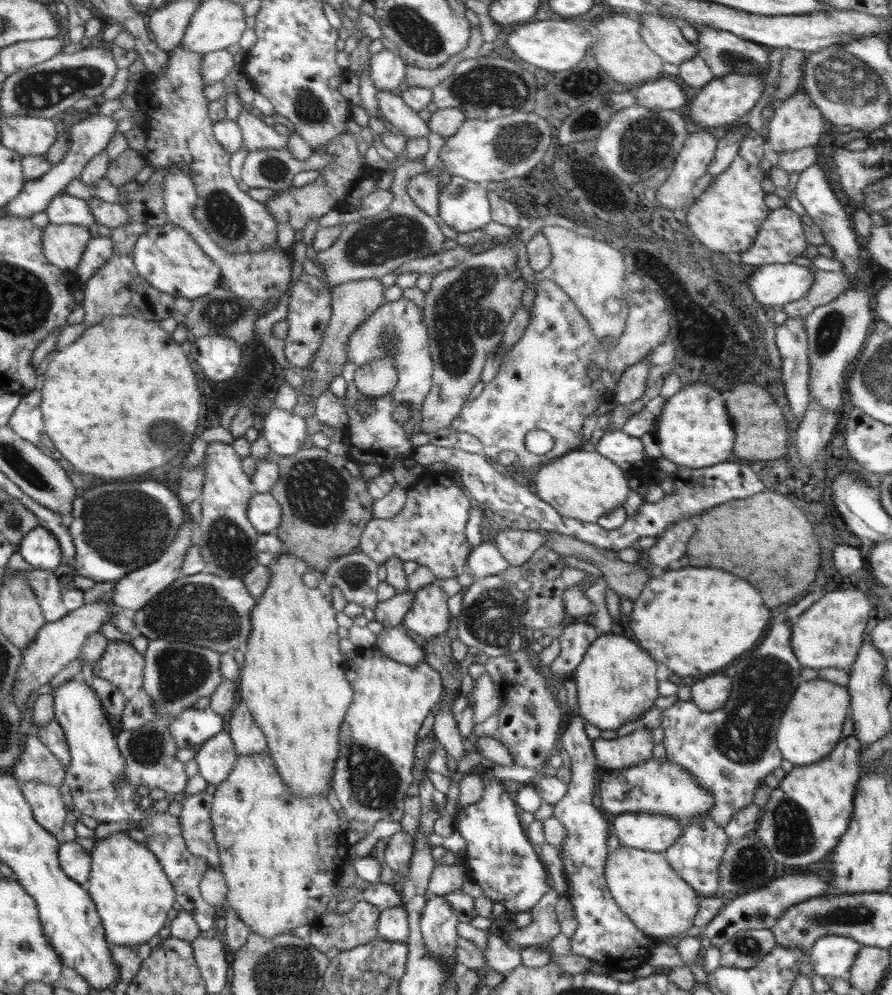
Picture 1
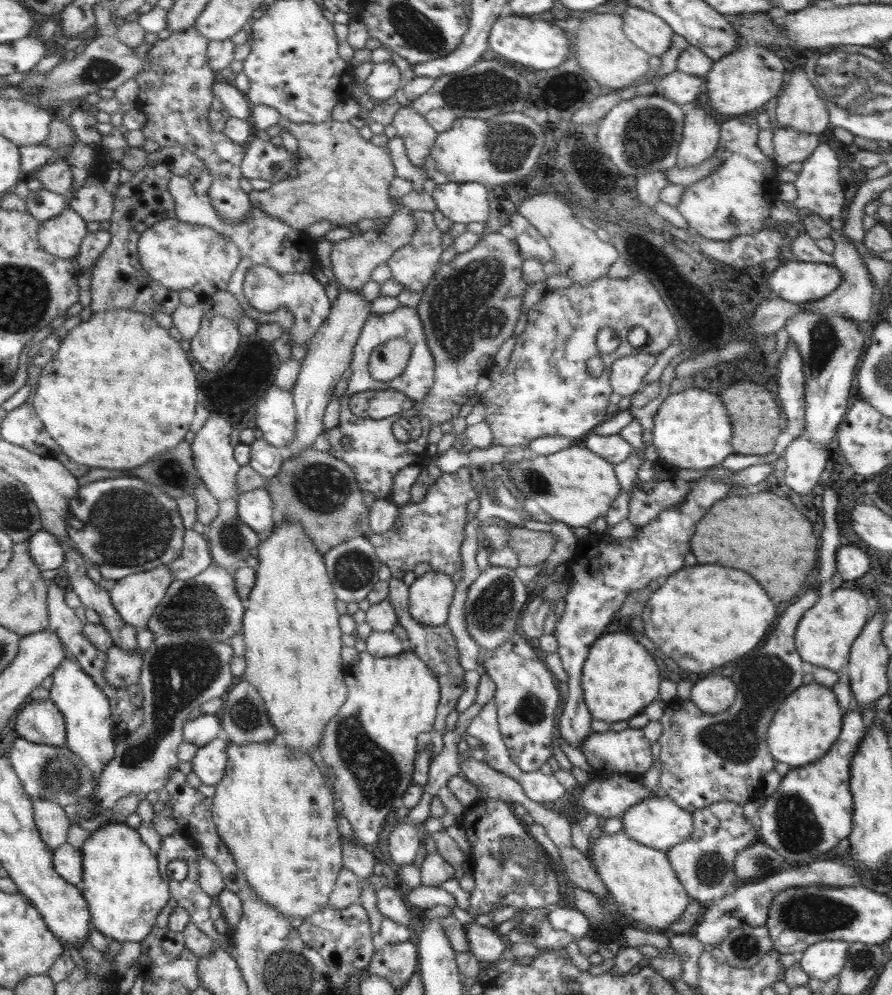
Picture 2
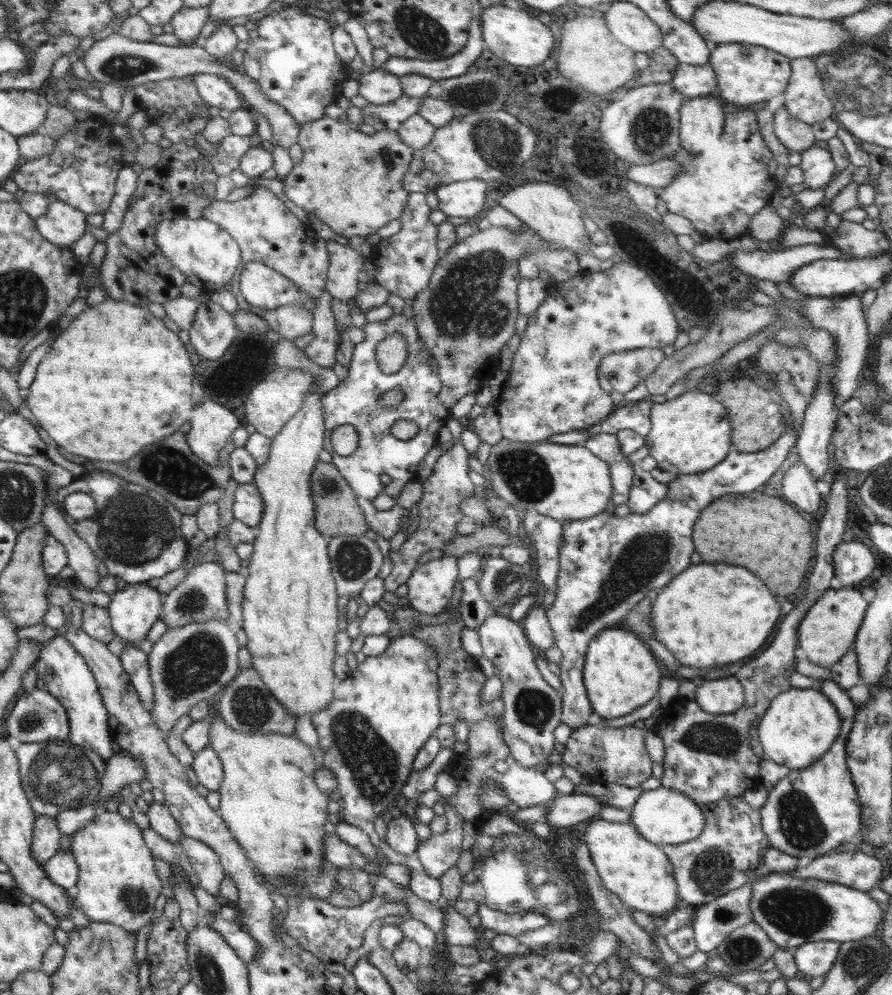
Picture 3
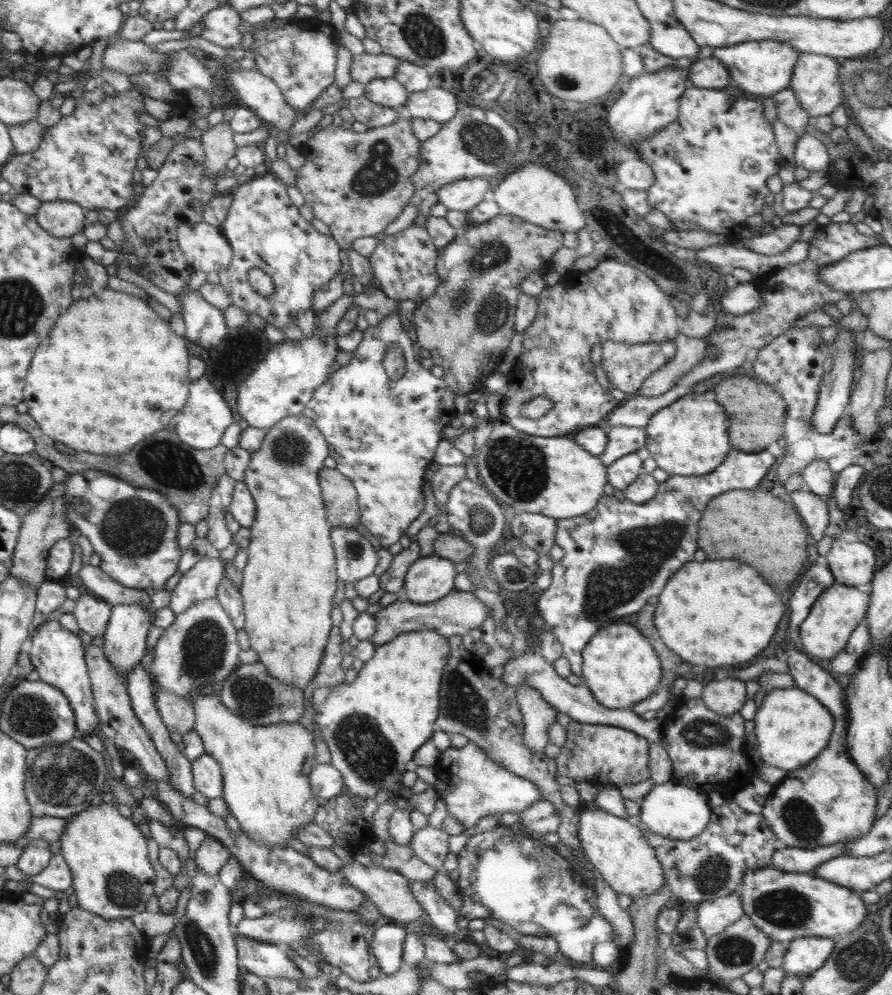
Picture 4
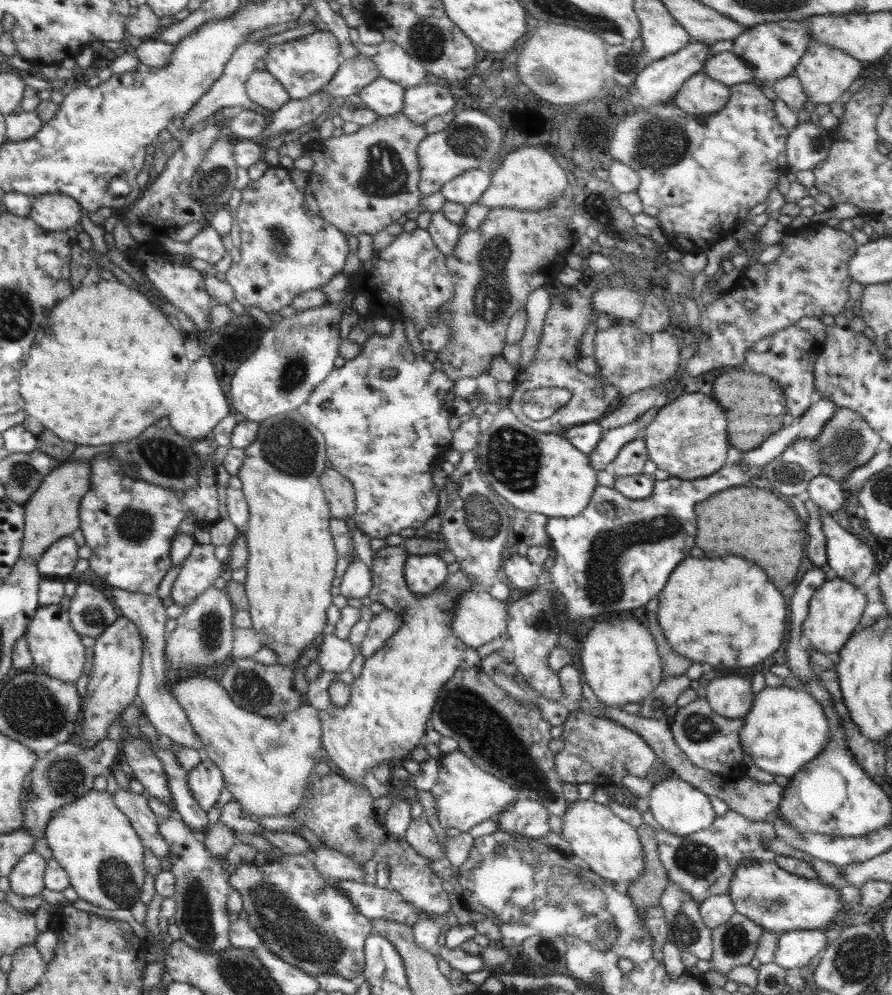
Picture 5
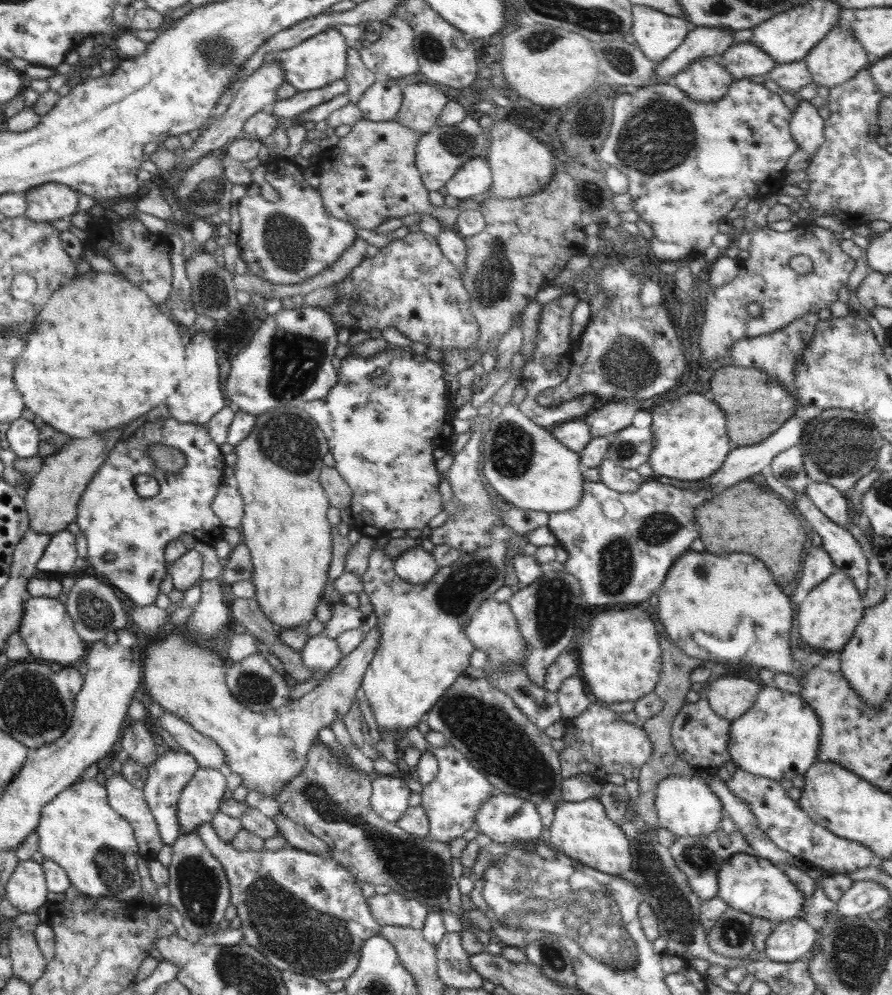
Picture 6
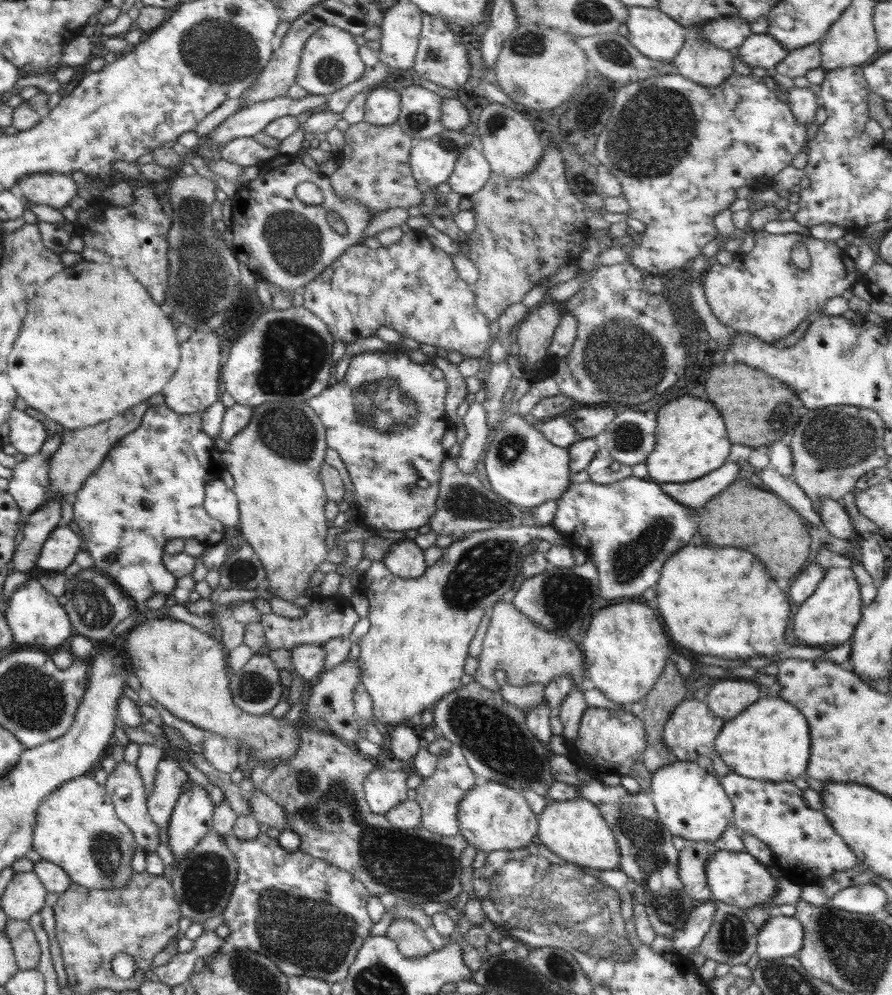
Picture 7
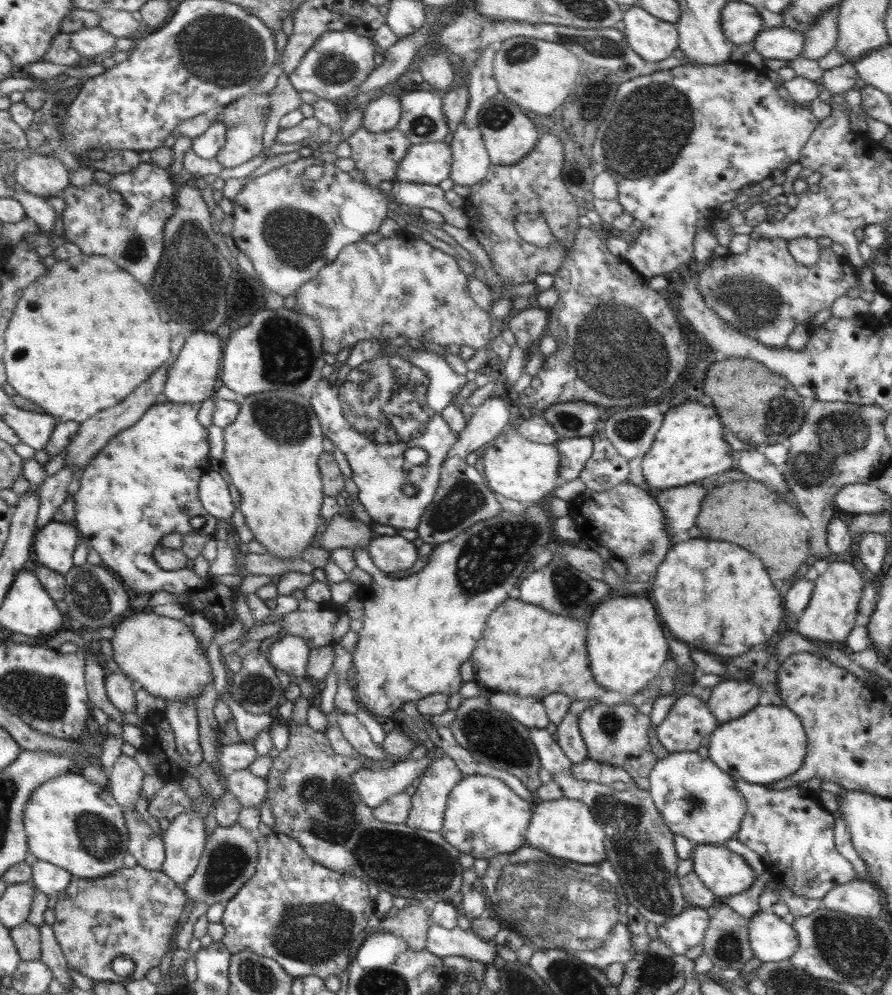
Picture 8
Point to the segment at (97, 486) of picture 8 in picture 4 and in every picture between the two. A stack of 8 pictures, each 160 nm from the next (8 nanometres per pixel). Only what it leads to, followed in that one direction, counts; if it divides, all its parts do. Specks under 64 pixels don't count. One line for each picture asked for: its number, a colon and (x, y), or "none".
4: (133, 529)
5: (129, 524)
6: (113, 517)
7: (166, 462)

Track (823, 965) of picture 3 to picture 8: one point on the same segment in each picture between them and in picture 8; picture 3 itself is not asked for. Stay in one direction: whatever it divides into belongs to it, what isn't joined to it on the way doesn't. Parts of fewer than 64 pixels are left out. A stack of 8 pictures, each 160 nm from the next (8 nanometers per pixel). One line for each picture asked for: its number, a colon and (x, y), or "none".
4: (804, 955)
5: (796, 948)
6: (792, 940)
7: (780, 937)
8: (772, 939)

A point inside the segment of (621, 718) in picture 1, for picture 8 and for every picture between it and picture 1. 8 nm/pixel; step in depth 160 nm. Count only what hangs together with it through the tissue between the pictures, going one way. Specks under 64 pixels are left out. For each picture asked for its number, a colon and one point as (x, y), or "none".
2: (619, 678)
3: (620, 674)
4: (620, 668)
5: (619, 659)
6: (620, 655)
7: (625, 650)
8: (626, 646)

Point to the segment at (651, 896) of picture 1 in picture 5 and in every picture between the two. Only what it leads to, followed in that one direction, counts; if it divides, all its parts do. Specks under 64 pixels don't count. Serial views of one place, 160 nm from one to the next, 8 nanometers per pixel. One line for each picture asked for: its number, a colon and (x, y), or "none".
2: (644, 887)
3: (637, 871)
4: (618, 849)
5: (611, 847)

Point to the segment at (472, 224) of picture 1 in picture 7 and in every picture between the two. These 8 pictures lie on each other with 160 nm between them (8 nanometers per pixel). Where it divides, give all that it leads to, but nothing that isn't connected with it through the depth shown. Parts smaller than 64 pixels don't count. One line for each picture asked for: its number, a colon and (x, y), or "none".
2: (460, 202)
3: (465, 199)
4: (463, 195)
5: (465, 189)
6: (473, 178)
7: (472, 170)

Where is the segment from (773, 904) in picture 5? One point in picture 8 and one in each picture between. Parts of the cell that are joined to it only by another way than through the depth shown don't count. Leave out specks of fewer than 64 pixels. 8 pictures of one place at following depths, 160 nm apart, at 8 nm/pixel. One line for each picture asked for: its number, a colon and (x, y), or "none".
6: (749, 884)
7: (738, 879)
8: (724, 873)

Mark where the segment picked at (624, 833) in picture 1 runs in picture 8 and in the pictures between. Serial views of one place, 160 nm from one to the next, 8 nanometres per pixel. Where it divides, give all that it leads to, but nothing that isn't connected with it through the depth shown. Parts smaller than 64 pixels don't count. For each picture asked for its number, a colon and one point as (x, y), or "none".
2: (656, 822)
3: (663, 816)
4: (678, 812)
5: (676, 806)
6: (686, 806)
7: (691, 802)
8: (697, 800)

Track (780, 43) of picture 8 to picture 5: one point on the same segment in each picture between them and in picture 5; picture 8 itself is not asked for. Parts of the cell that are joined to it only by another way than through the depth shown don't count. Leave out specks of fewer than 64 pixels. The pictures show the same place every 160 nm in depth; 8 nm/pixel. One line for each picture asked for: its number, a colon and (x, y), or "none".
5: (726, 67)
6: (743, 60)
7: (760, 50)

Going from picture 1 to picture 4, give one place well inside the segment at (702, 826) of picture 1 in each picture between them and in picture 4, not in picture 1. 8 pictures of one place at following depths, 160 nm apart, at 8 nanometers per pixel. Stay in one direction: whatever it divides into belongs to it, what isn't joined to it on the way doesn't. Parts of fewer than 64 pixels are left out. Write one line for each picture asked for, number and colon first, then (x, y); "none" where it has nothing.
2: (704, 864)
3: (726, 855)
4: (711, 865)

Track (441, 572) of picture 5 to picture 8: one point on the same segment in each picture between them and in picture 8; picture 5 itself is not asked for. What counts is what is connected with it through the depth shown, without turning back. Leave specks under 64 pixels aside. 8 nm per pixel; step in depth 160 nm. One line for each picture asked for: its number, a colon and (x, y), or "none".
6: (417, 566)
7: (405, 559)
8: (393, 553)

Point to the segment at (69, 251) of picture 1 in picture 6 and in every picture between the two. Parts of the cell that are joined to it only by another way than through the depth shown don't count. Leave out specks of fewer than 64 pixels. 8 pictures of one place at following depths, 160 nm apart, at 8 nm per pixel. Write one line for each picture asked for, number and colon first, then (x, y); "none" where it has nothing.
2: (62, 235)
3: (62, 224)
4: (61, 218)
5: (57, 212)
6: (51, 201)

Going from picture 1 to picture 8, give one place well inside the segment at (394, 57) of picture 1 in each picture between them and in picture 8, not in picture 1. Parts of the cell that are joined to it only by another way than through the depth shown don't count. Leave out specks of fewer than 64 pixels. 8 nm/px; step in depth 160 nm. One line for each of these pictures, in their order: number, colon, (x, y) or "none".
2: (383, 82)
3: (377, 86)
4: (387, 91)
5: (384, 97)
6: (381, 102)
7: (382, 106)
8: (382, 114)

